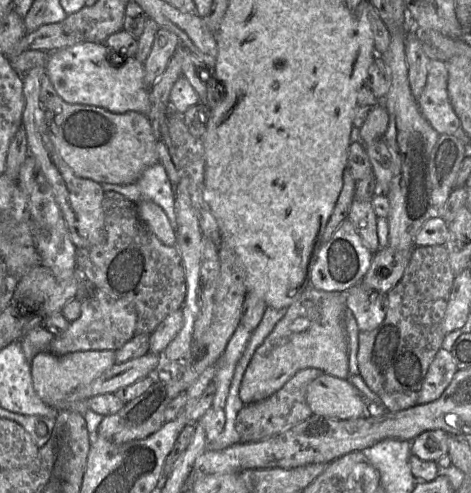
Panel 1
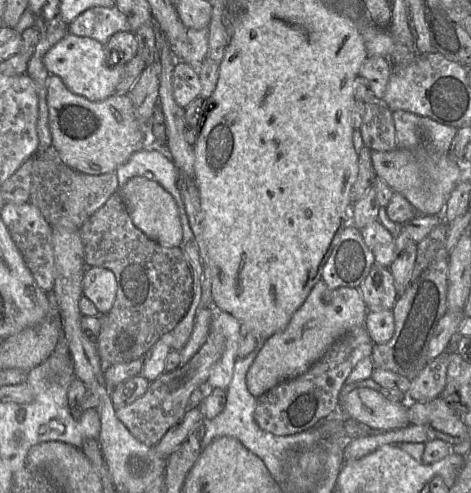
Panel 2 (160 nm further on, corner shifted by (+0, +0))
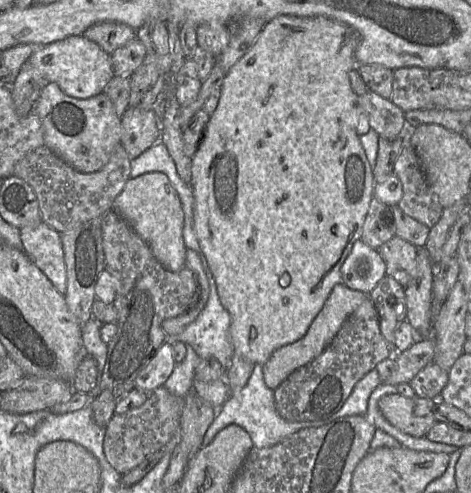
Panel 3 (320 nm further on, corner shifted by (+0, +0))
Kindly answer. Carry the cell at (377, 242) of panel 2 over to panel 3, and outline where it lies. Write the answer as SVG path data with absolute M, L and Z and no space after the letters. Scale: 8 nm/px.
M394 235L376 250L385 262L386 275L408 286L416 274L418 248Z

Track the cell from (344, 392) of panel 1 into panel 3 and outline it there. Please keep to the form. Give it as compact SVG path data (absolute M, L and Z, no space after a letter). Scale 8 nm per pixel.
M388 394L378 401L378 407L383 417L400 431L414 437L425 437L427 432L436 423L435 406L438 400L413 397L408 398L400 394Z

